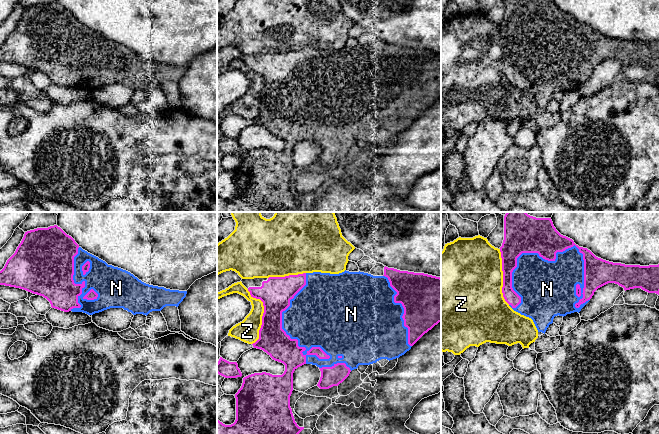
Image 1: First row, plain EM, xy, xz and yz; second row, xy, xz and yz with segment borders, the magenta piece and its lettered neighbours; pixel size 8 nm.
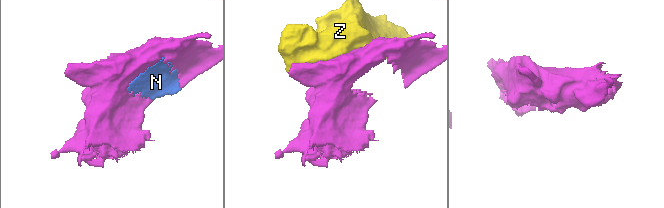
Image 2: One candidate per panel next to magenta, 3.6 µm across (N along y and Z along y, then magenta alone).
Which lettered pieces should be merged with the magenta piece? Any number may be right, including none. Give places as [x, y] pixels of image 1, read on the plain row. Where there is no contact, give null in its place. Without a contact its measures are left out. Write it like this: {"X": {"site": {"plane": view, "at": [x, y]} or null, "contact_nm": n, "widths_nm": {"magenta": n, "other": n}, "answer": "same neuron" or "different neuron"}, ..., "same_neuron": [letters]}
{"N": {"site": {"plane": "yz", "at": [525, 28]}, "contact_nm": 700, "widths_nm": {"magenta": 240, "other": 360}, "answer": "same neuron"}, "Z": {"site": {"plane": "xz", "at": [263, 91]}, "contact_nm": 440, "widths_nm": {"magenta": 260, "other": 180}, "answer": "different neuron"}, "same_neuron": ["N"]}

